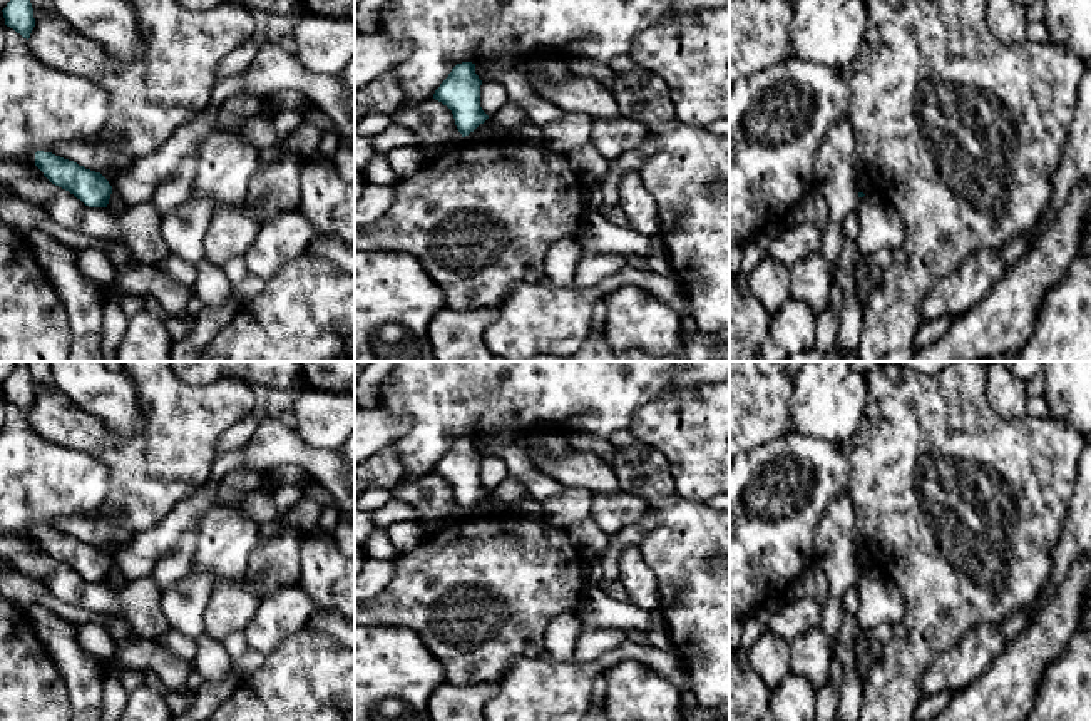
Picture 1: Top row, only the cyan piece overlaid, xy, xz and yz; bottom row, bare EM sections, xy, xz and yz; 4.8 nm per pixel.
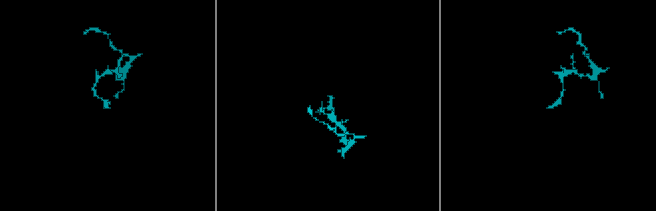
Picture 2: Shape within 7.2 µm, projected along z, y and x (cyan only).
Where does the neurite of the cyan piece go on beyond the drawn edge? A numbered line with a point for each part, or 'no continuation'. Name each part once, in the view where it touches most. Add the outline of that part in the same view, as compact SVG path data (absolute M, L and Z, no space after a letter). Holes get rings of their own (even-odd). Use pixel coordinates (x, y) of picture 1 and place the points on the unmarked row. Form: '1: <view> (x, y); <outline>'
no continuation

